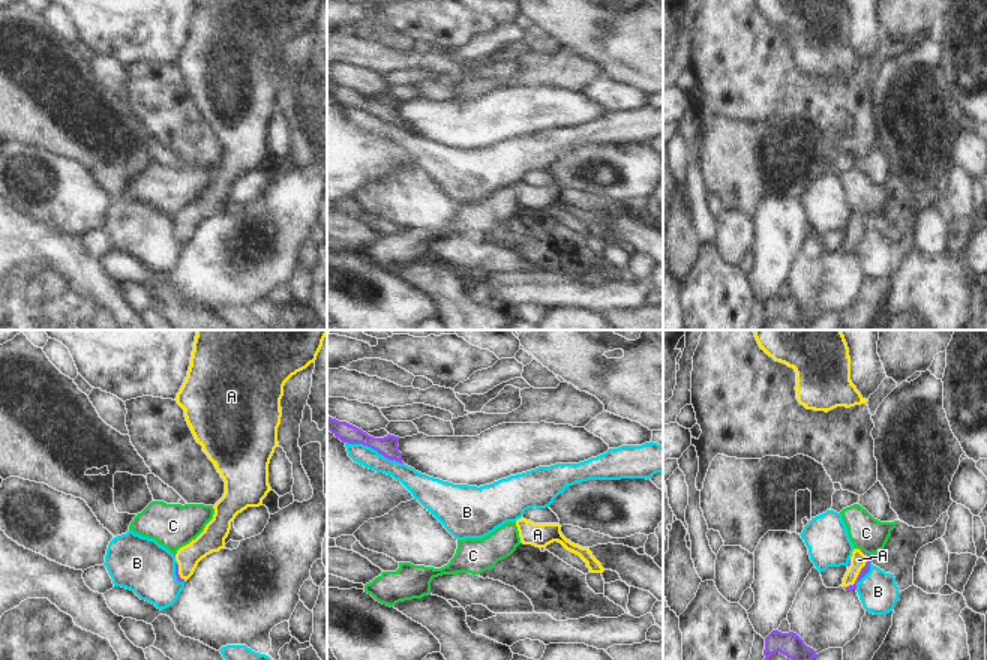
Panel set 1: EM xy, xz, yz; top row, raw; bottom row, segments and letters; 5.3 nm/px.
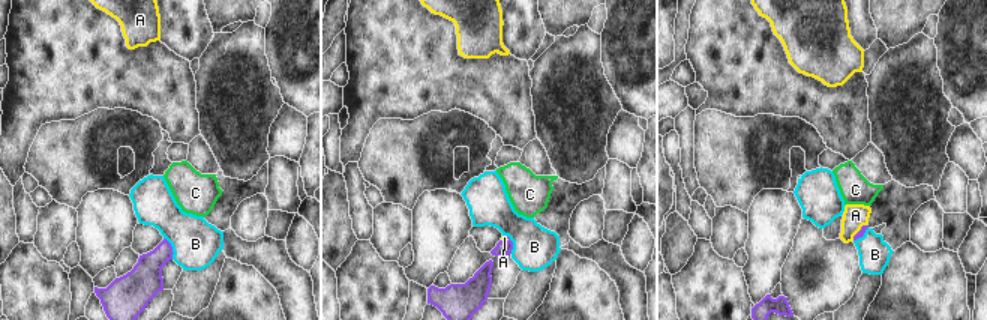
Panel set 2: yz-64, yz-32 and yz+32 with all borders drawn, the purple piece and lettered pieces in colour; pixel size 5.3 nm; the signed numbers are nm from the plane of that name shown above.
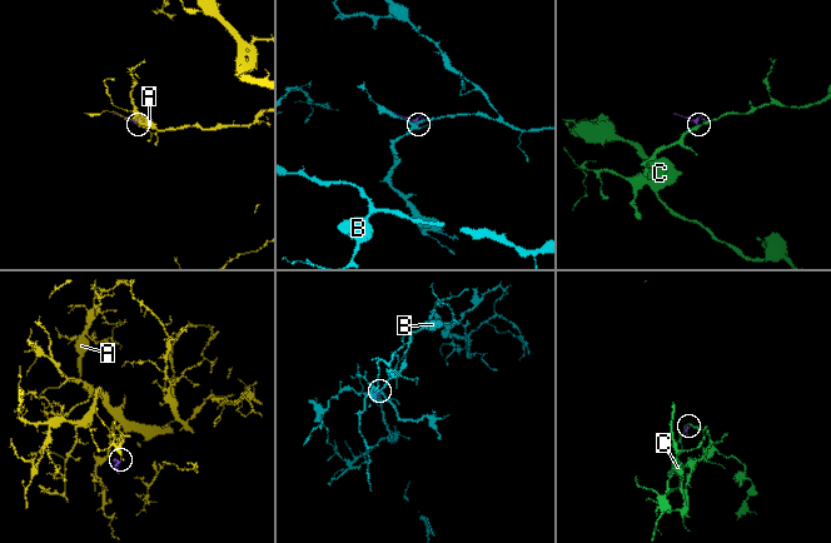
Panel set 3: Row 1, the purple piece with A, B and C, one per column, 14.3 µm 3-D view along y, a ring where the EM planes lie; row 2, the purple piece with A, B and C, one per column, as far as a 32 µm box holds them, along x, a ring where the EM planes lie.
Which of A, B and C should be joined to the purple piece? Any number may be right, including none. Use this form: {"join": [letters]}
{"join": ["A"]}

